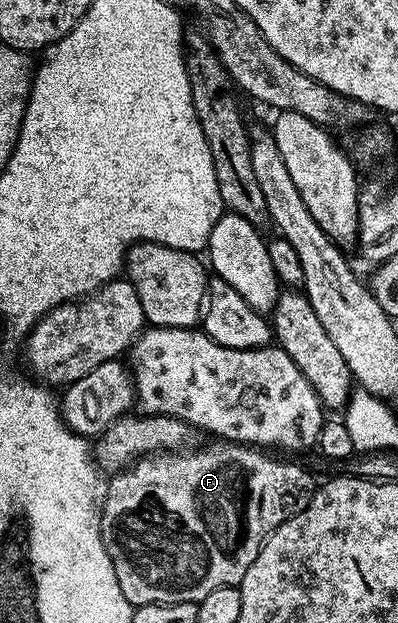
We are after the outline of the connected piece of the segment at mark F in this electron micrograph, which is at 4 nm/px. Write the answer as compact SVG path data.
M212 443L197 452L141 458L107 481L100 541L106 546L106 554L110 554L110 562L114 562L114 578L118 578L122 594L126 594L133 606L196 604L204 600L210 590L239 585L269 534L282 526L282 522L304 512L317 490L318 480L298 464L274 460L270 457L273 455L252 446Z

